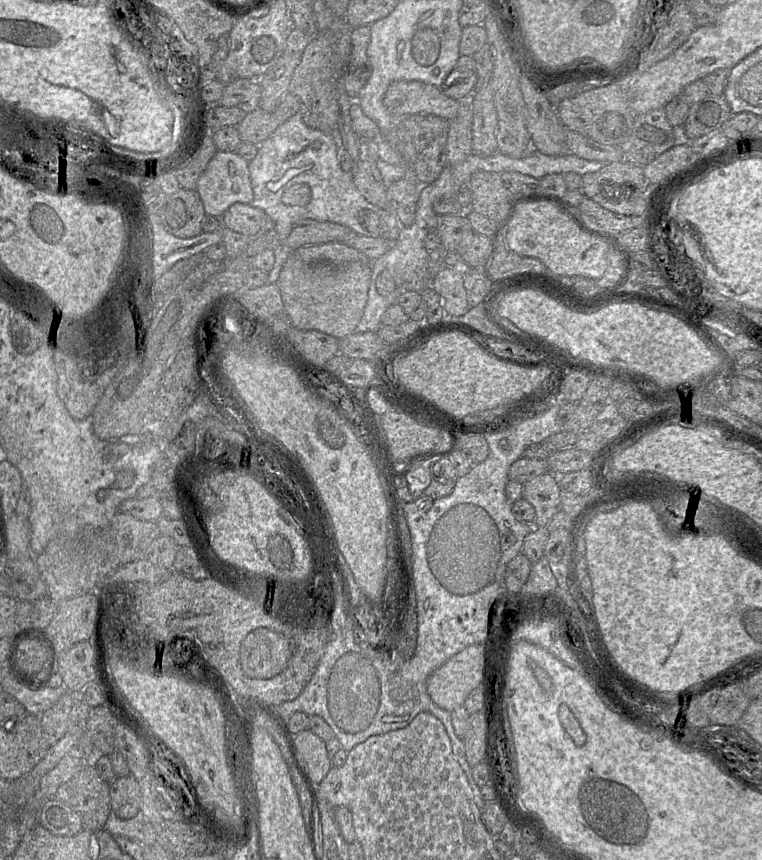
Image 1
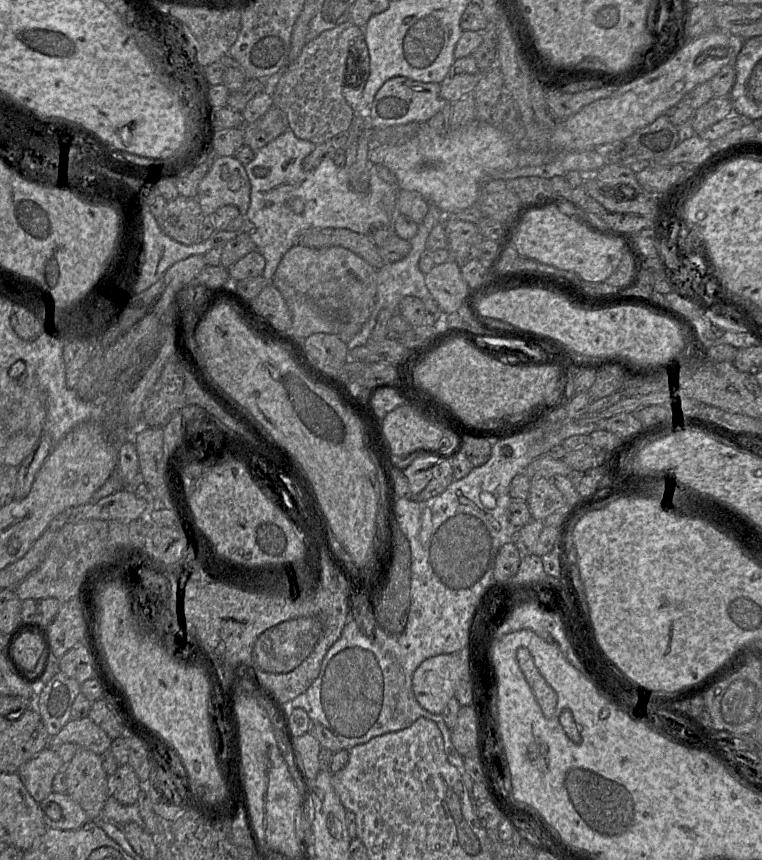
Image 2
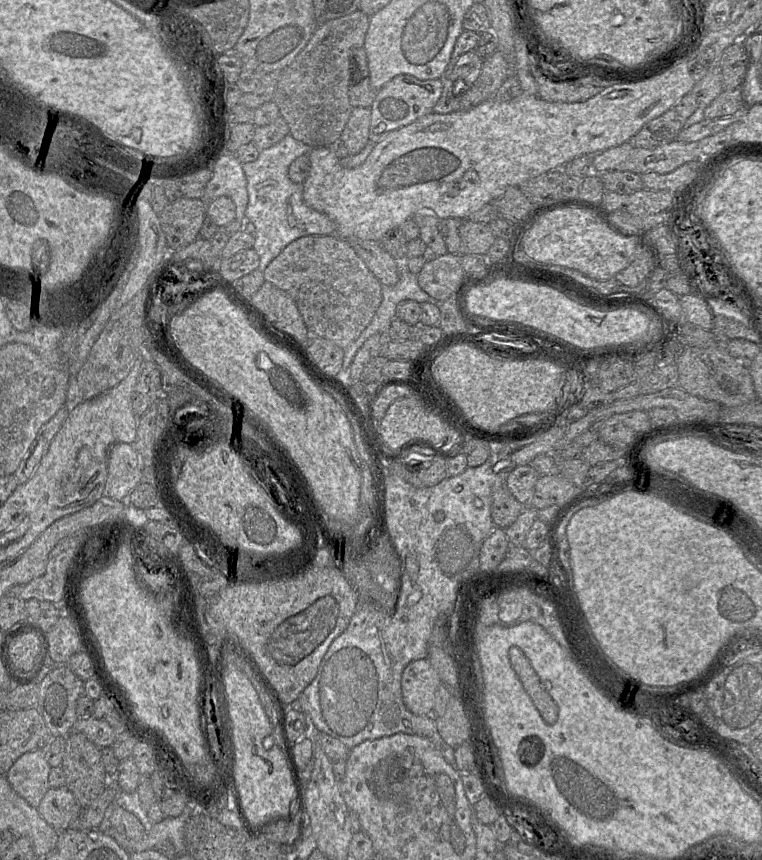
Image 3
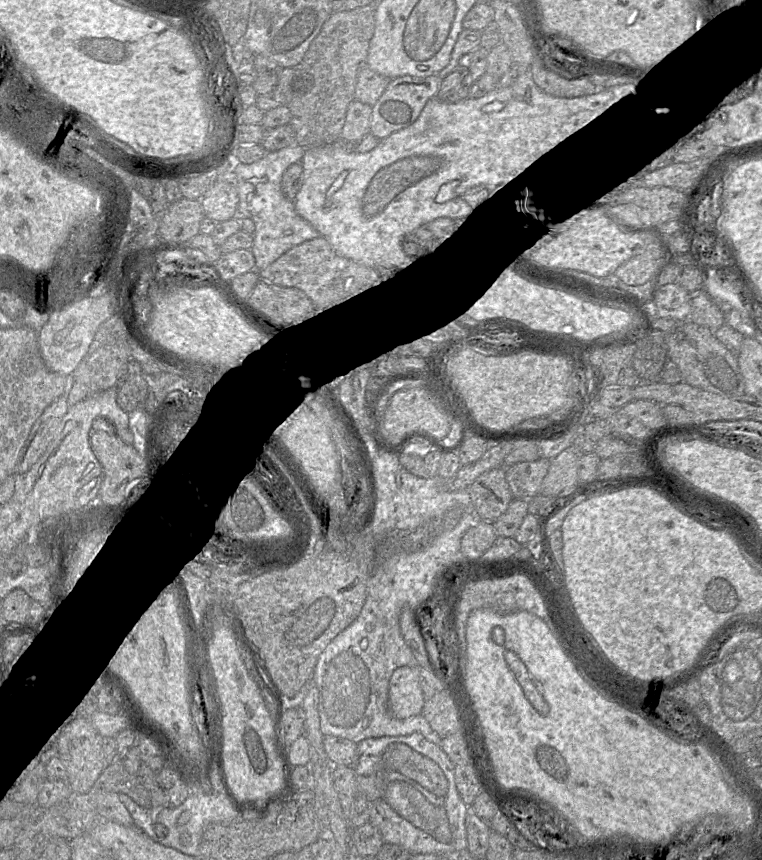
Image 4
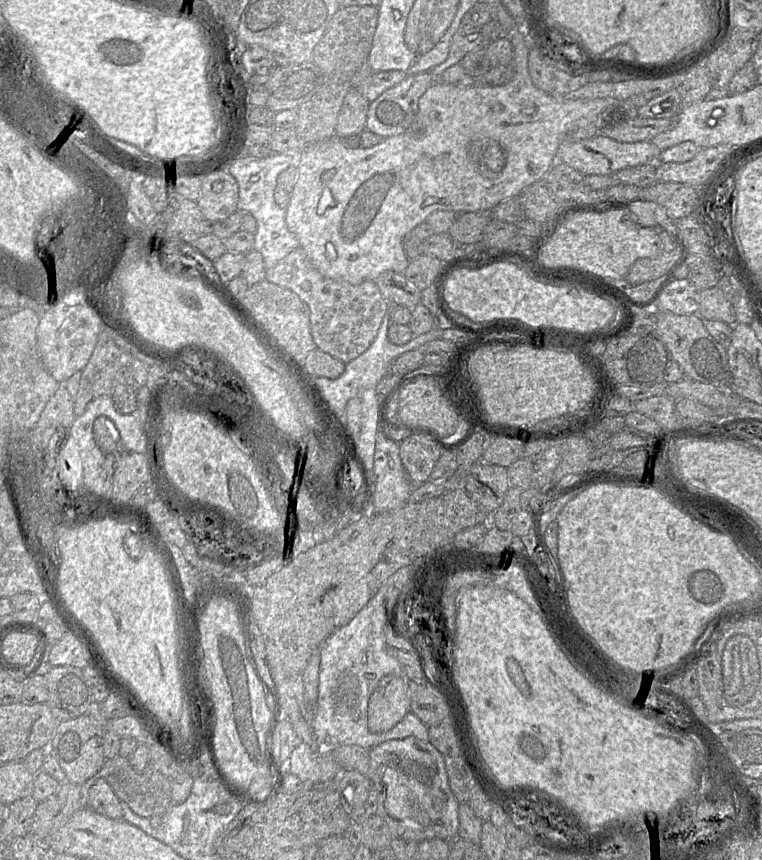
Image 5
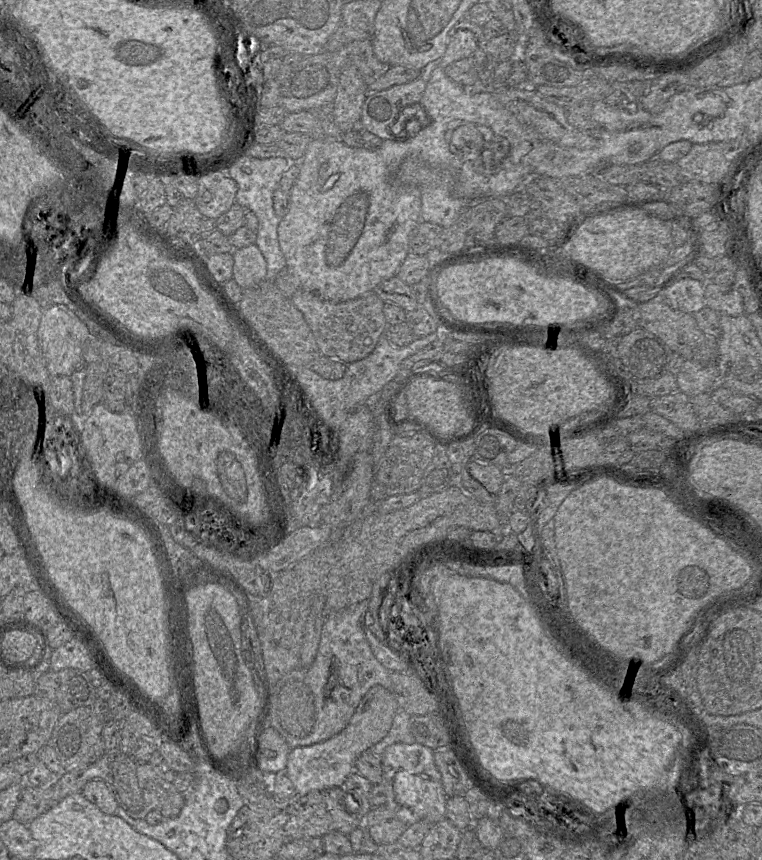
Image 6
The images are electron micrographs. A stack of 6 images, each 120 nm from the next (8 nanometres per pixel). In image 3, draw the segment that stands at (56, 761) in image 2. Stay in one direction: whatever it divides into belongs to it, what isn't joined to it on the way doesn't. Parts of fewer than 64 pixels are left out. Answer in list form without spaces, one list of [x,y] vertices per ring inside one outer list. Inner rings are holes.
[[[42,749],[21,755],[5,774],[11,787],[31,806],[38,807],[51,788],[49,774],[51,765]]]

